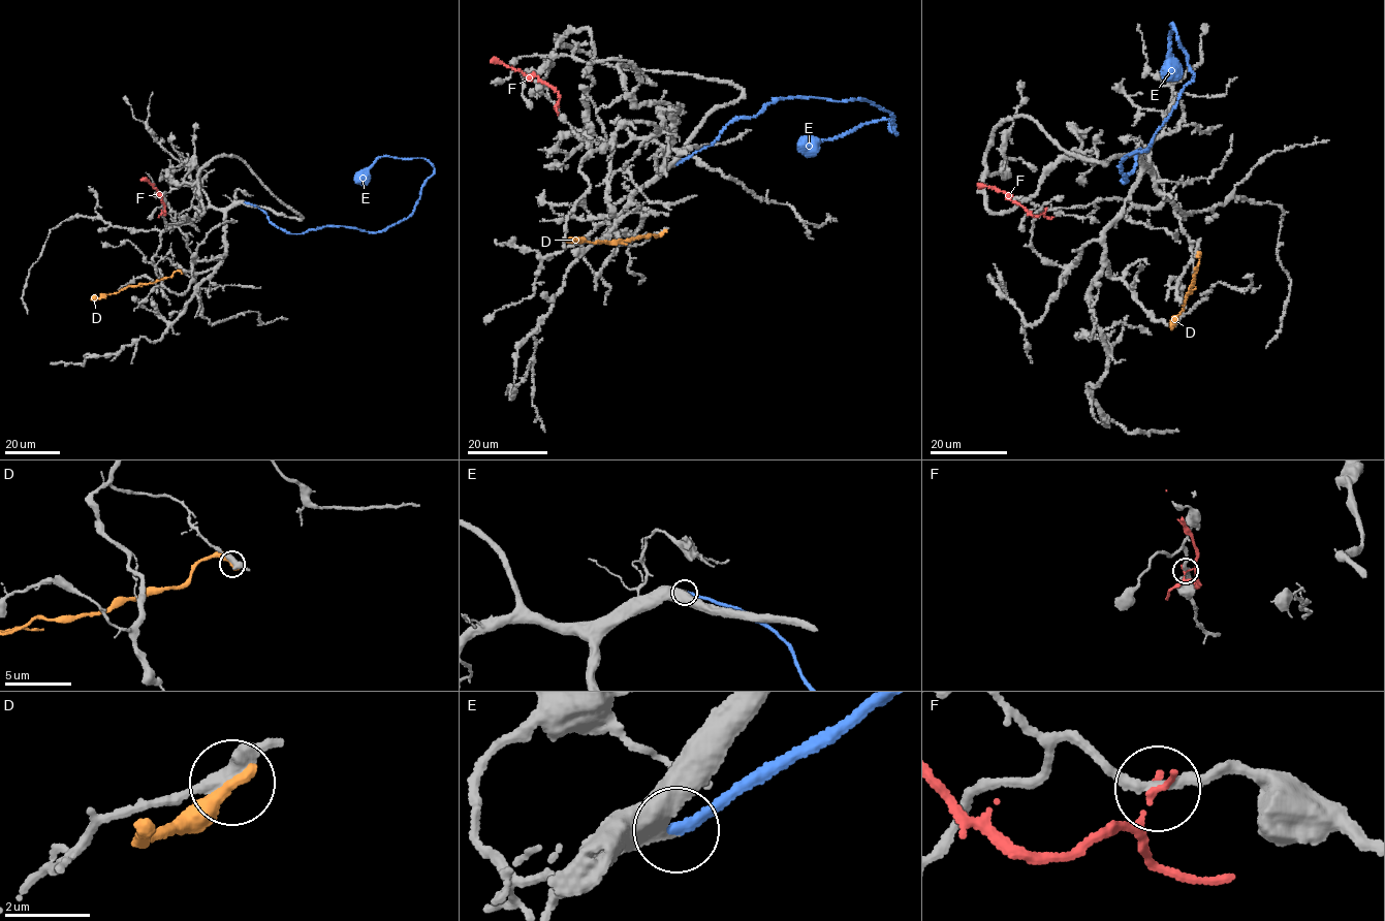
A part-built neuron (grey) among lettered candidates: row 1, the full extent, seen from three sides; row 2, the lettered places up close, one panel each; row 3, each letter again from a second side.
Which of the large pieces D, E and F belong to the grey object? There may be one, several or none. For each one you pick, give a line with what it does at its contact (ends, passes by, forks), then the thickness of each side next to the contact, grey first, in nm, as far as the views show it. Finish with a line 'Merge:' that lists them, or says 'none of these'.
E: it ends | 440/280 nm
Merge: E

